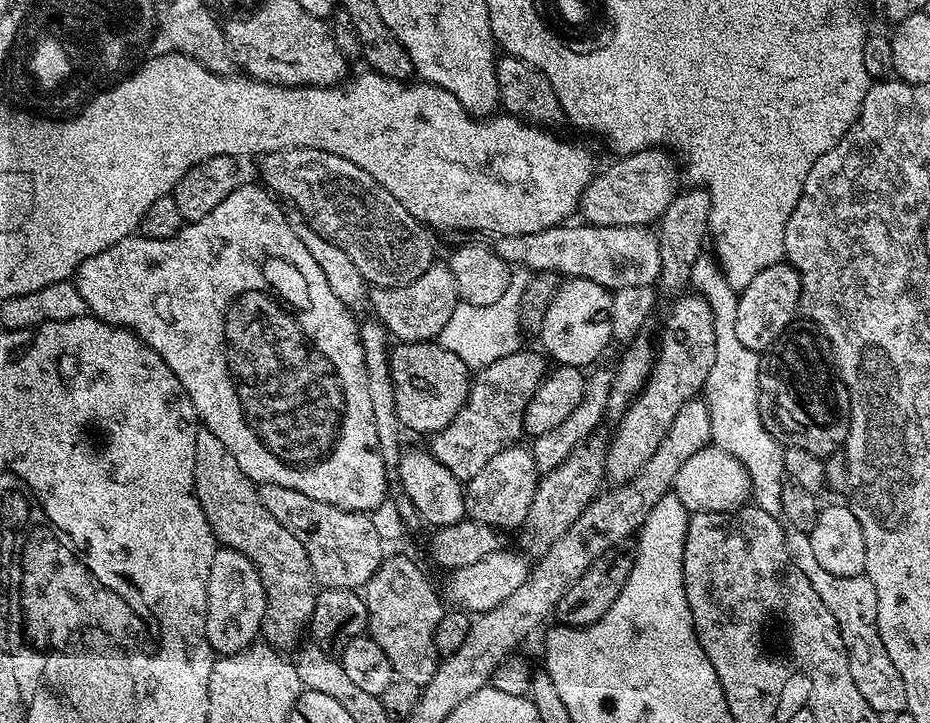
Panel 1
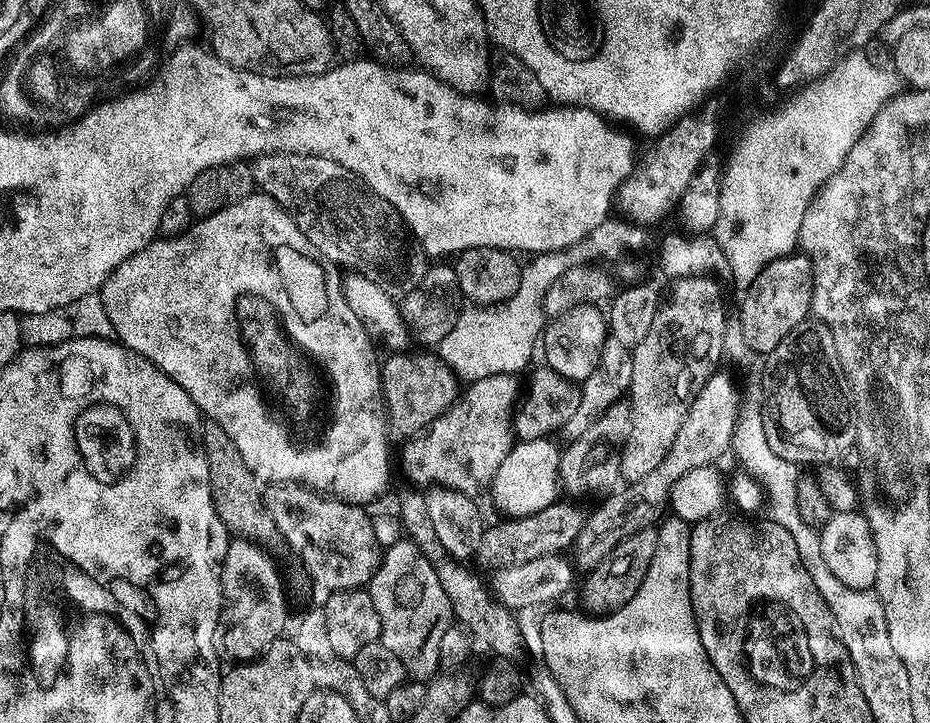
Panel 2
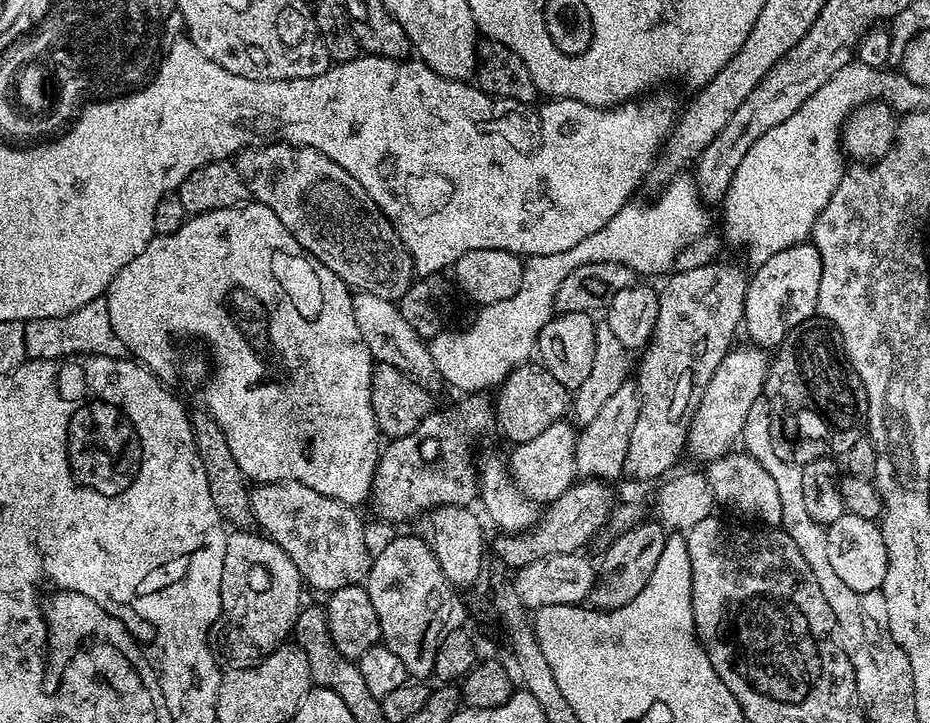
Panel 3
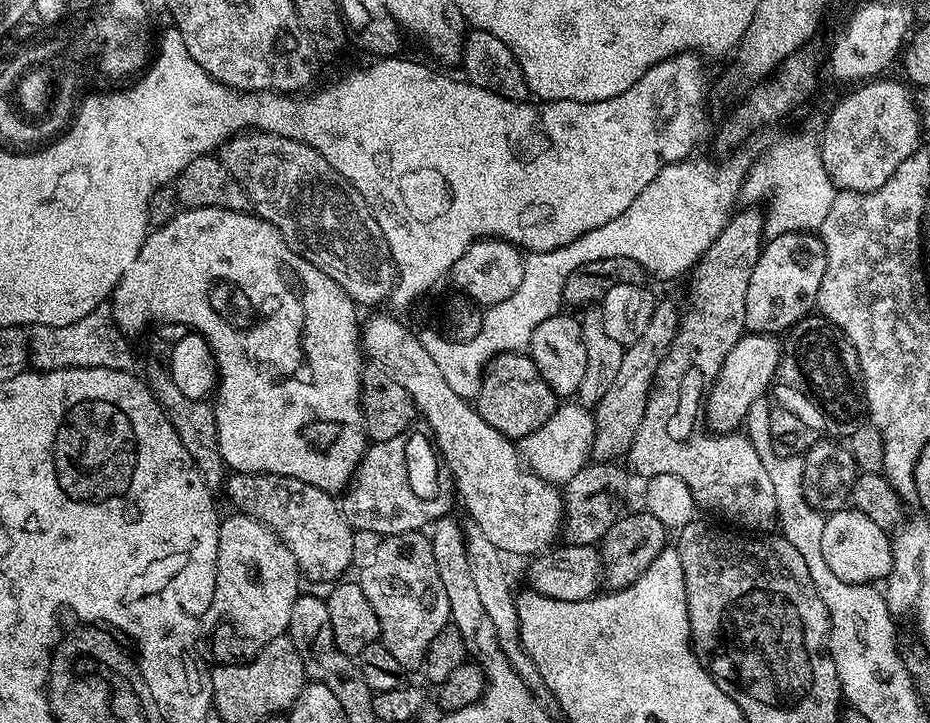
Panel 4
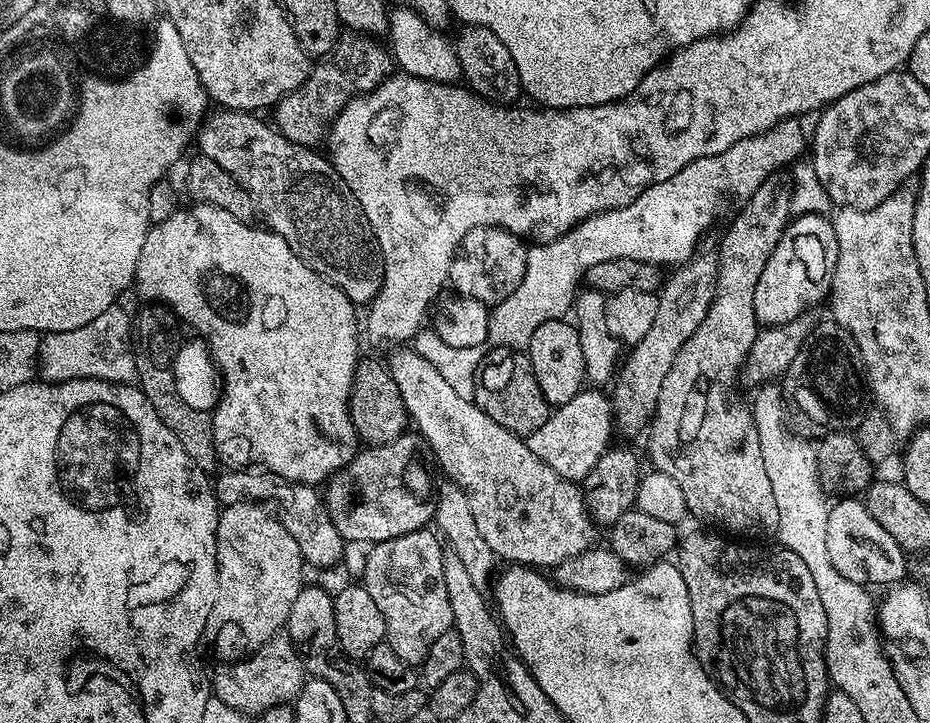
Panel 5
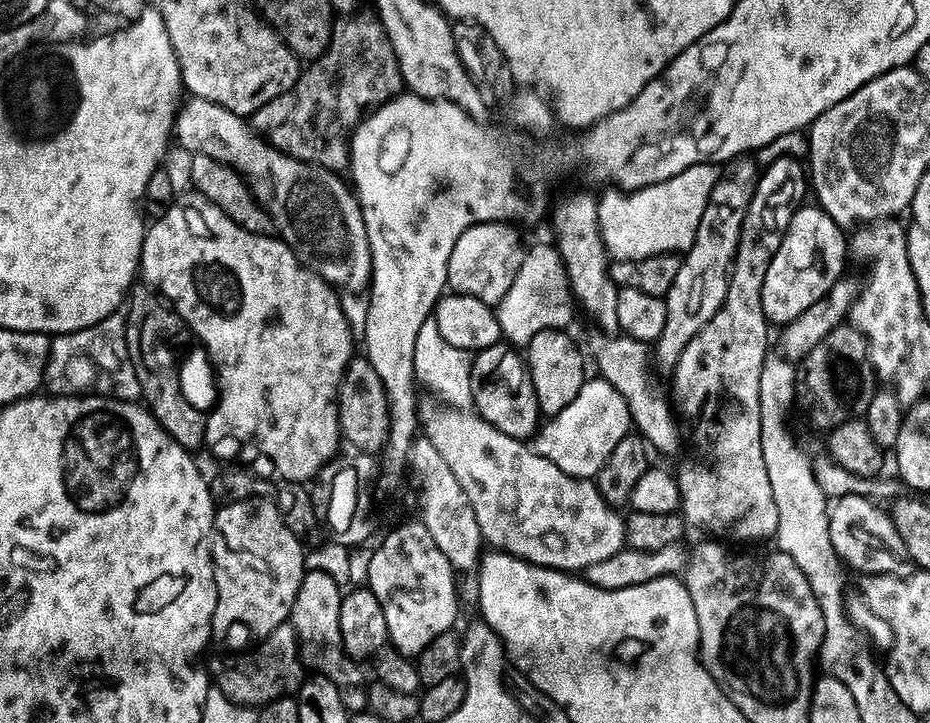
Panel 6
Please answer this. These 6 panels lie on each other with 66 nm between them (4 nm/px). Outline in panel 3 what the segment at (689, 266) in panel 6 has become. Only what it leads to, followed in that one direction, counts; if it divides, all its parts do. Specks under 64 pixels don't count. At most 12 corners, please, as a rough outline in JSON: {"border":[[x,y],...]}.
{"border":[[625,382],[576,438],[574,472],[624,476],[640,393]]}

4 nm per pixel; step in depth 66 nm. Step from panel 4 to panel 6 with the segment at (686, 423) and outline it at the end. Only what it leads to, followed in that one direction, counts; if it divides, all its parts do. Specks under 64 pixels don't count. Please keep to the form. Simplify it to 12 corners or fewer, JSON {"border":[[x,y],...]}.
{"border":[[806,168],[759,173],[718,314],[686,342],[671,399],[708,468],[679,511],[709,537],[771,541],[758,378],[766,270]]}

